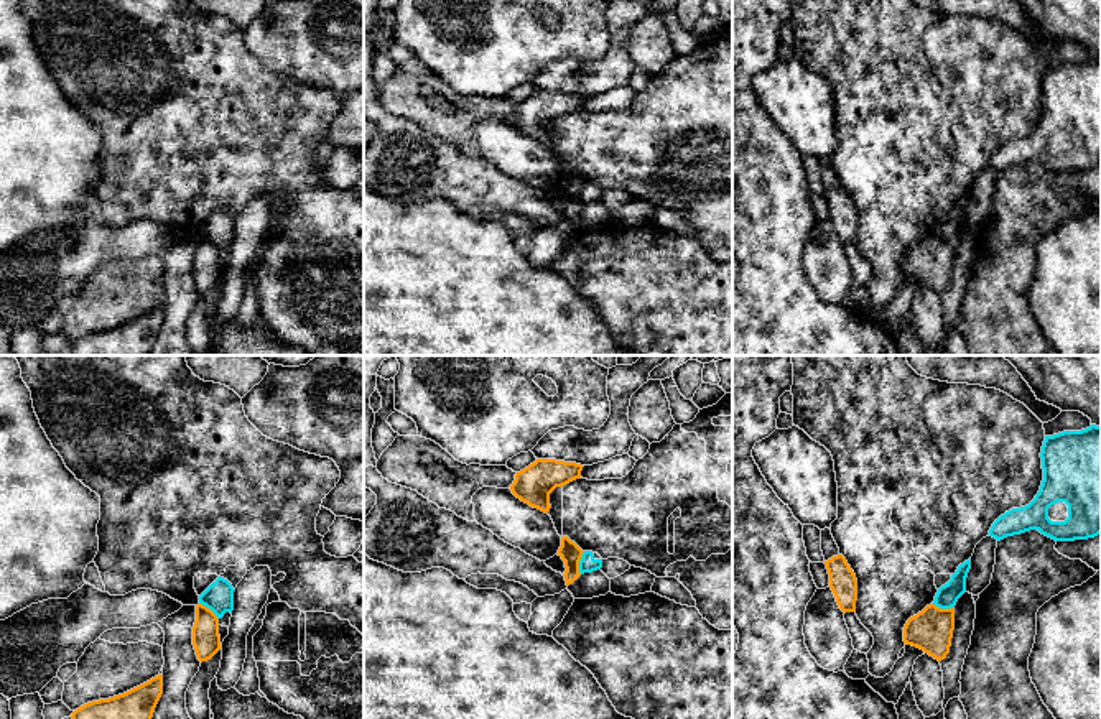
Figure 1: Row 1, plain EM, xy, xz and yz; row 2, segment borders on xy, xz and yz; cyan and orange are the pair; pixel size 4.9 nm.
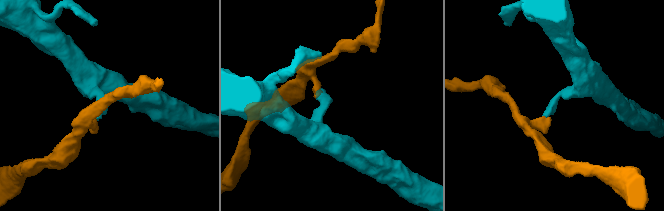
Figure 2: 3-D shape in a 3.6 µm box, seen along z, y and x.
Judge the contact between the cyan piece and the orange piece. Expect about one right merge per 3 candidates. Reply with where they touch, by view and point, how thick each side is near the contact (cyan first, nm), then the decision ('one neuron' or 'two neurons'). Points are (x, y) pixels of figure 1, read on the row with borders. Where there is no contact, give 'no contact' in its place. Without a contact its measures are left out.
meets cyan in xz at (580, 563); 80 nm thick on the cyan side, 100 nm on the other; two neurons

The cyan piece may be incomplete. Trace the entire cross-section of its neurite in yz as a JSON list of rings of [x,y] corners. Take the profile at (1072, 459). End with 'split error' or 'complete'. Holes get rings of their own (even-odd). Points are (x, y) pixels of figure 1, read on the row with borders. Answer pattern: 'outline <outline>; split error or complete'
outline [[[1101,426],[1045,436],[1043,480],[1035,499],[1001,515],[989,536],[997,541],[1038,530],[1055,541],[1101,533]]]; split error

